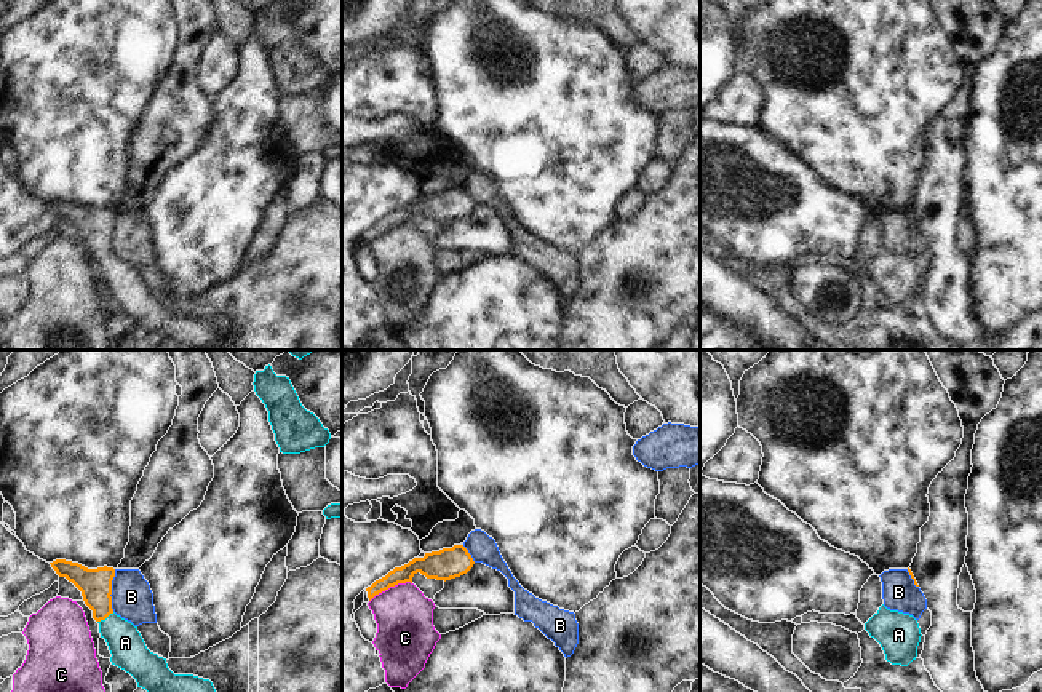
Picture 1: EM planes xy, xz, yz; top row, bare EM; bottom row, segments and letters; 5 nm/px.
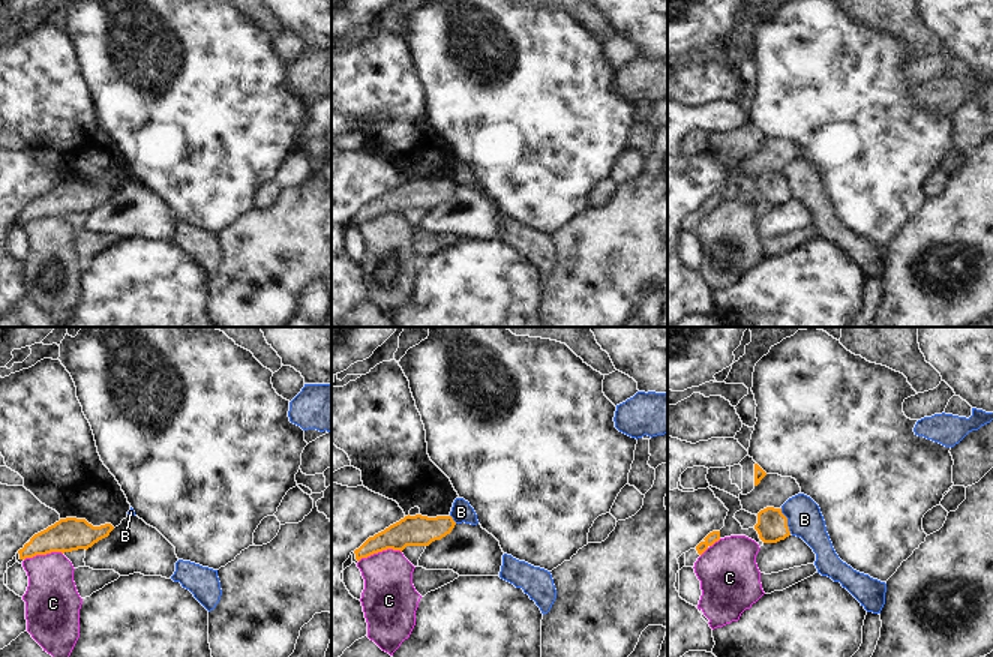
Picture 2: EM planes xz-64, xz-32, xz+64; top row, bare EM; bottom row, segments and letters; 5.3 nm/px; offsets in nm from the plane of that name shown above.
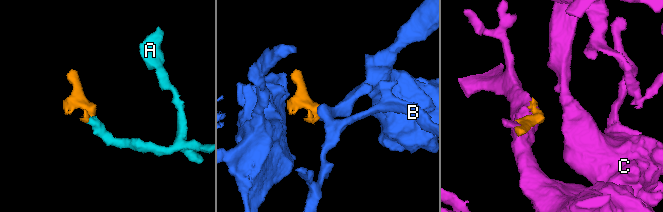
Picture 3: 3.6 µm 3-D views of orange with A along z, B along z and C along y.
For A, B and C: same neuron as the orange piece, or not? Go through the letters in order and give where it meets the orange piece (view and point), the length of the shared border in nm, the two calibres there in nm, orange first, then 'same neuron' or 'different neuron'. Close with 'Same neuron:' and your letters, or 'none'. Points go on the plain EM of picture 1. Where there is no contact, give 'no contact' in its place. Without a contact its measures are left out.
A: xy (106, 259) | 100 nm | 160/180 nm | same neuron
B: xy (111, 232) | 220 nm | 160/200 nm | different neuron
C: xz (390, 227) | 240 nm | 140/280 nm | different neuron
Same neuron: A

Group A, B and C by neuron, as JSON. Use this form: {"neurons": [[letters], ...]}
{"neurons": [["A"], ["B"], ["C"]]}

